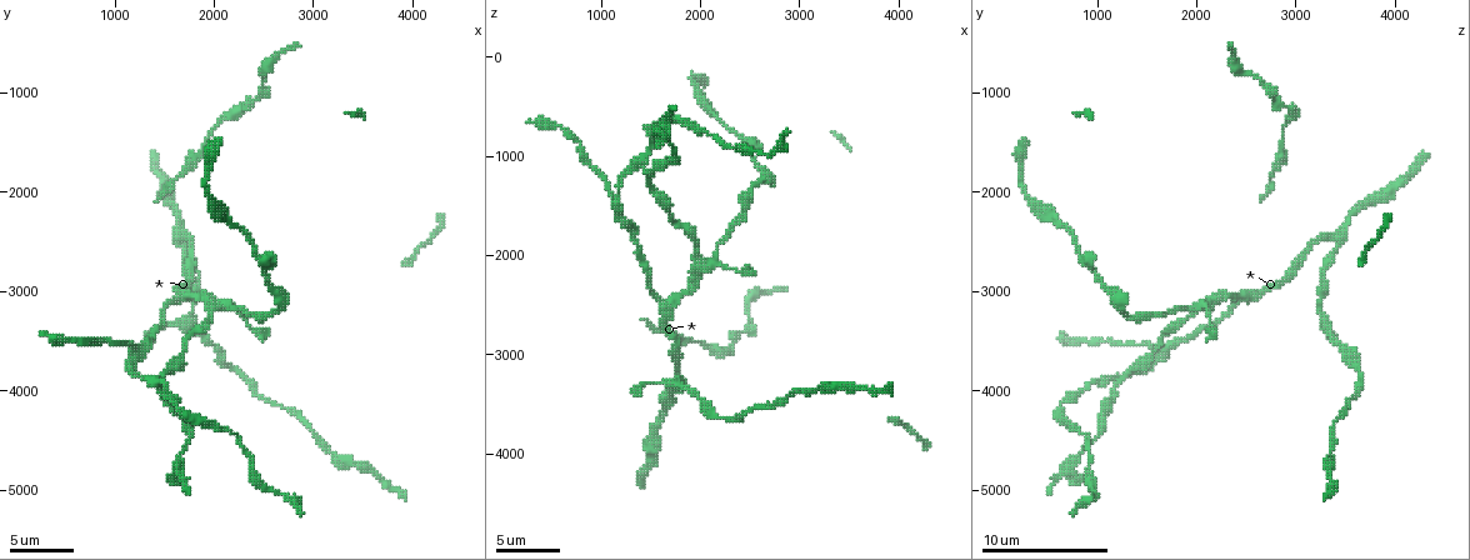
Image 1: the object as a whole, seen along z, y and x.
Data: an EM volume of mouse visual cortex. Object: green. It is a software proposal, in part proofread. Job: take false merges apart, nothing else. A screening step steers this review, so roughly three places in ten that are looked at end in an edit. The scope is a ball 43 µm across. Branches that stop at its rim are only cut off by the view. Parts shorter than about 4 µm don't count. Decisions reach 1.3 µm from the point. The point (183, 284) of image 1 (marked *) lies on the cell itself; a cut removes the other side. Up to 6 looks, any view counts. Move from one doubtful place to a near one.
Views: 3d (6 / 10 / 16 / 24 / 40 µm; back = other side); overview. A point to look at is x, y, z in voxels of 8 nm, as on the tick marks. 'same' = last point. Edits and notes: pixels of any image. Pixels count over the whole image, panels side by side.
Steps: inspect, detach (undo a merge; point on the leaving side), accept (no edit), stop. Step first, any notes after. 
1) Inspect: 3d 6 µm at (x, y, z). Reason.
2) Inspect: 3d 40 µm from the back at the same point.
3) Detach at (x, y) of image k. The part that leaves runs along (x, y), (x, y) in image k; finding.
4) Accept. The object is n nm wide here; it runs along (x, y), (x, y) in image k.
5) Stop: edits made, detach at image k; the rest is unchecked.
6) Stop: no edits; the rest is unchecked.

Inspect: 3d 10 µm at (1700, 2520, 3460). Branch point.

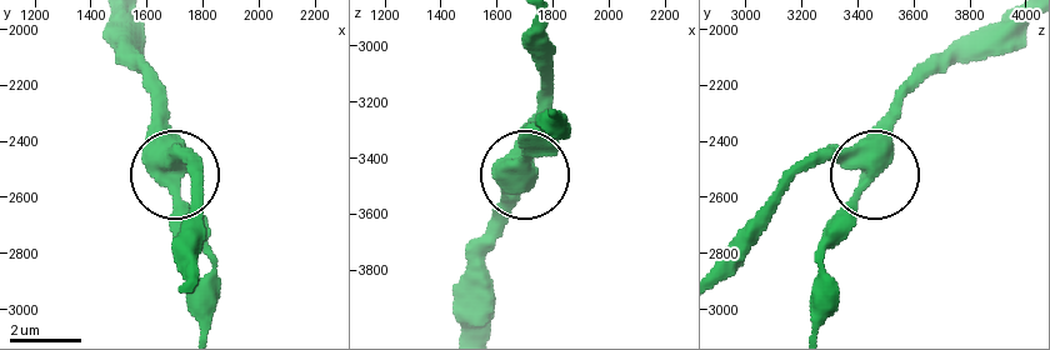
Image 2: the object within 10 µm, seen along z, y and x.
Accept. The side arm is 10 µm long; it runs along (721, 254), (808, 168), (880, 164), (898, 86) in image 2; one cell here.

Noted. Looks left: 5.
Inspect: 3d 16 µm at (1160, 3640, 1580). Three-way junction.

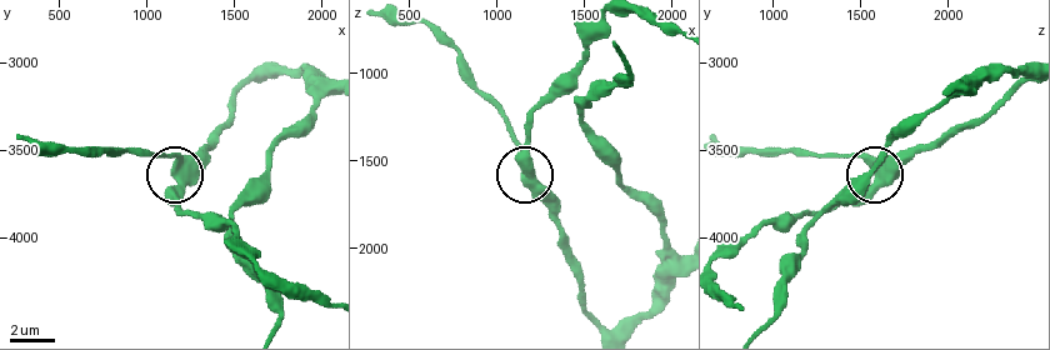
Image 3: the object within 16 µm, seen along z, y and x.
Accept. The object is 420 nm wide here; it runs along (606, 328), (585, 305), (554, 210), (524, 176), (511, 128) in image 3; all the same cell.

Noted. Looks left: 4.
Inspect: 3d 10 µm at (1760, 4420, 1020). Calibre changes.

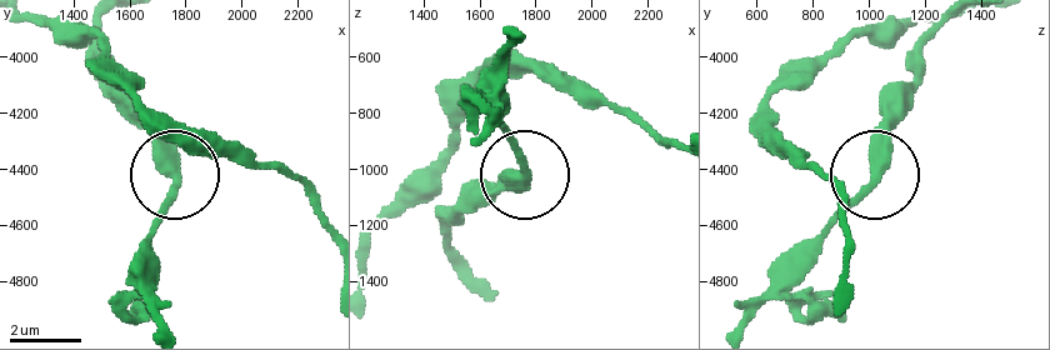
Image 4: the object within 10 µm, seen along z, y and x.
Inspect: 3d 10 µm from the back at (1730, 4410, 1020).

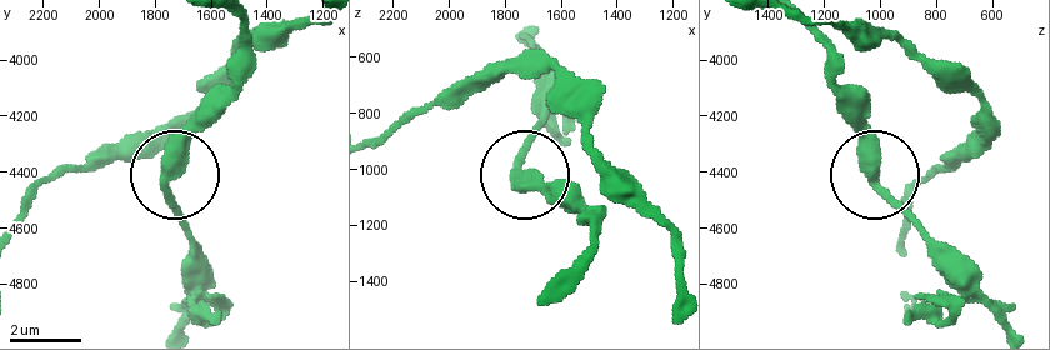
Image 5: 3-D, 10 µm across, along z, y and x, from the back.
Accept. Continuous, no second cell.

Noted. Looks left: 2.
Stop: no edits; the rest is unchecked.

